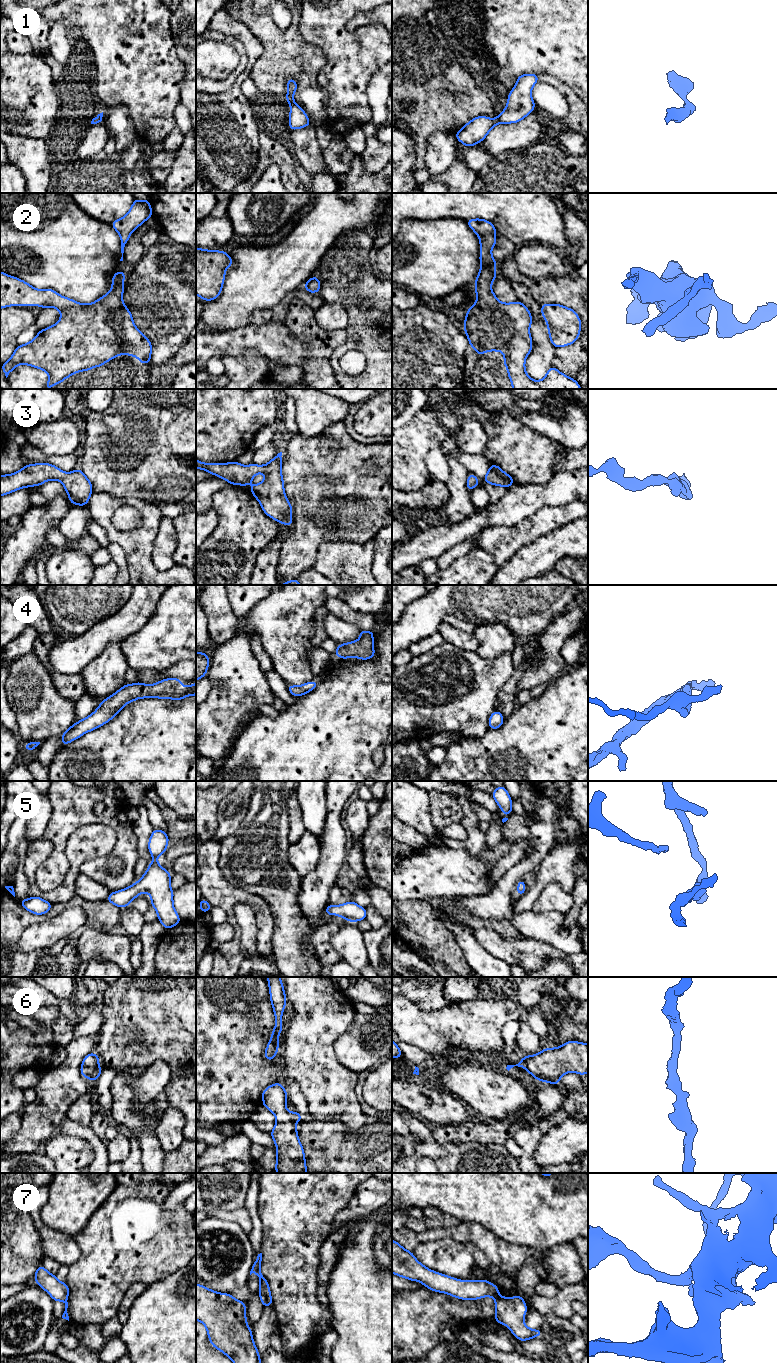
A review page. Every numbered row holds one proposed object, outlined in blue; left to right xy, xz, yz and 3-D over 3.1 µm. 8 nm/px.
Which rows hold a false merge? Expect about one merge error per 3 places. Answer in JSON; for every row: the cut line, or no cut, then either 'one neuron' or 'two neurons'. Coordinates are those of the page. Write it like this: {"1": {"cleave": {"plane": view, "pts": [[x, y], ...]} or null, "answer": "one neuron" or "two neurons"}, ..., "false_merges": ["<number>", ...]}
{"1": {"cleave": null, "answer": "one neuron"}, "2": {"cleave": null, "answer": "one neuron"}, "3": {"cleave": null, "answer": "one neuron"}, "4": {"cleave": null, "answer": "one neuron"}, "5": {"cleave": null, "answer": "one neuron"}, "6": {"cleave": null, "answer": "one neuron"}, "7": {"cleave": {"plane": "yz", "pts": [[498, 1297], [496, 1300]]}, "answer": "two neurons"}, "false_merges": ["7"]}

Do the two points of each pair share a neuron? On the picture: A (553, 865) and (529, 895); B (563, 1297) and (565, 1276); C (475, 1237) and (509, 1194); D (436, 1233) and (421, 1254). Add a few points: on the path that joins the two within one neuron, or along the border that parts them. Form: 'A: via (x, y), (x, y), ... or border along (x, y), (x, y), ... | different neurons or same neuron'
A: via (549, 872), (536, 888) | same neuron
B: border along (577, 1282), (571, 1285), (563, 1285), (559, 1289) | different neurons
C: border along (461, 1221), (478, 1222), (504, 1239) | different neurons
D: border along (455, 1240), (426, 1240), (419, 1242), (411, 1251) | different neurons

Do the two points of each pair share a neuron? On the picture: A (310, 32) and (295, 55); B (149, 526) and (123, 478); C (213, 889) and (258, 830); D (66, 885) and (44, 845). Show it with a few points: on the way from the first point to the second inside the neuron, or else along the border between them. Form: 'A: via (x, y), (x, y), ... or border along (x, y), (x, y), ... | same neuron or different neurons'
A: border along (299, 17), (300, 35), (317, 49) | different neurons
B: border along (111, 495), (116, 497), (137, 497), (157, 503) | different neurons
C: border along (219, 853), (221, 874), (231, 884), (243, 889) | different neurons
D: via (48, 894), (41, 894), (33, 886), (32, 863) | same neuron

